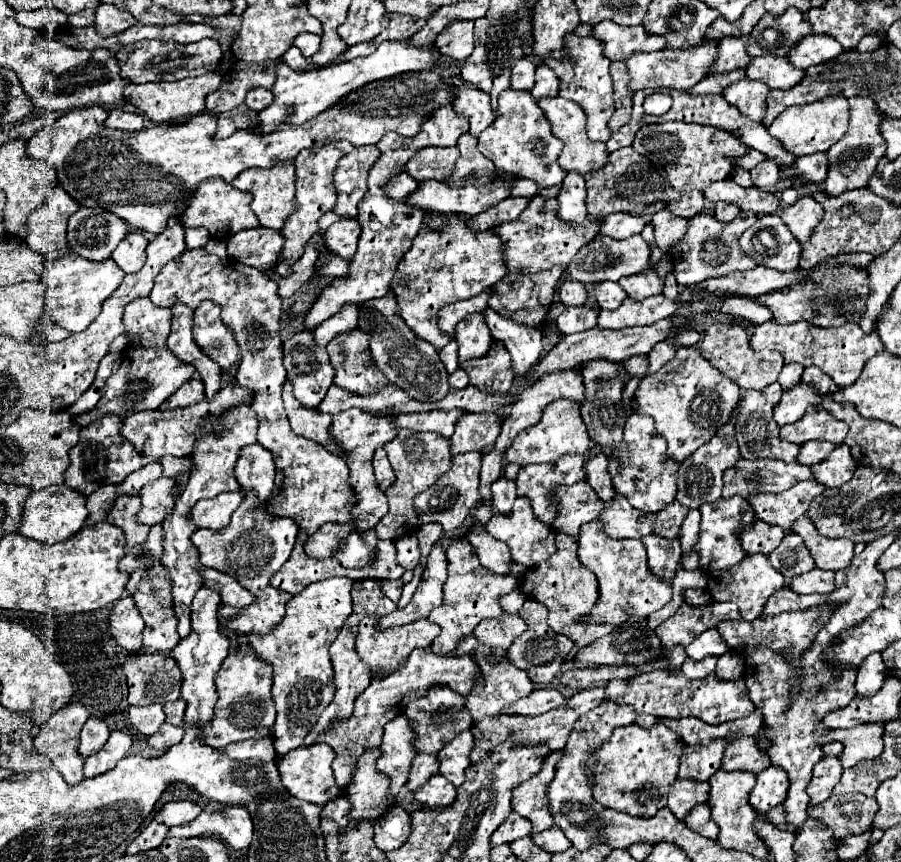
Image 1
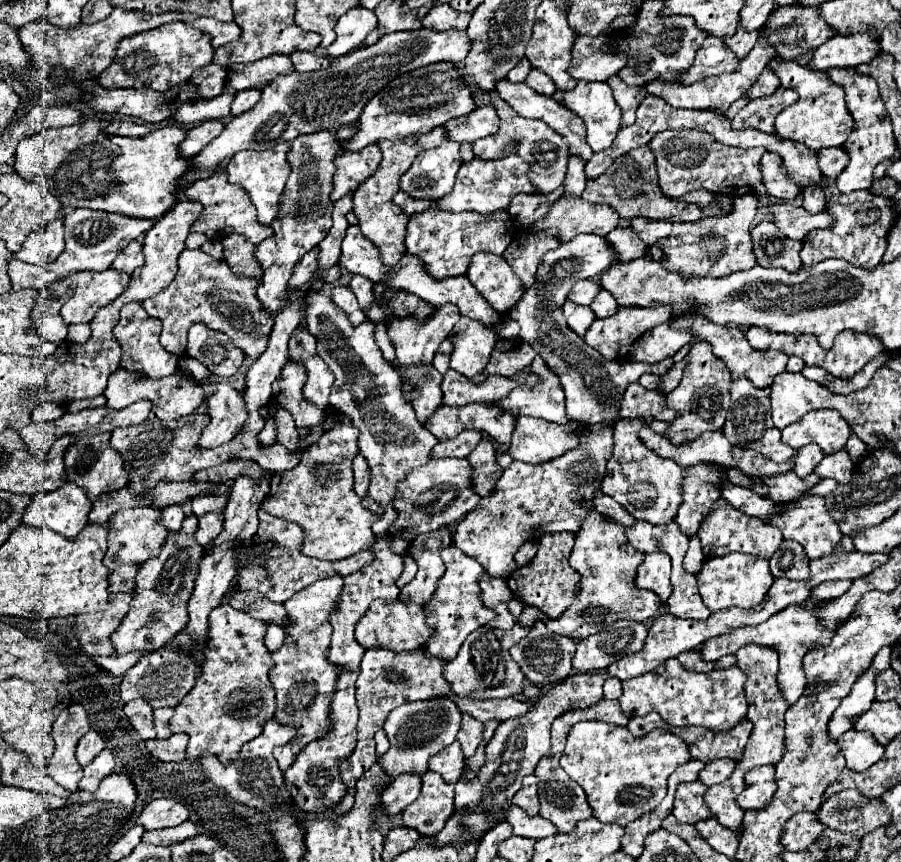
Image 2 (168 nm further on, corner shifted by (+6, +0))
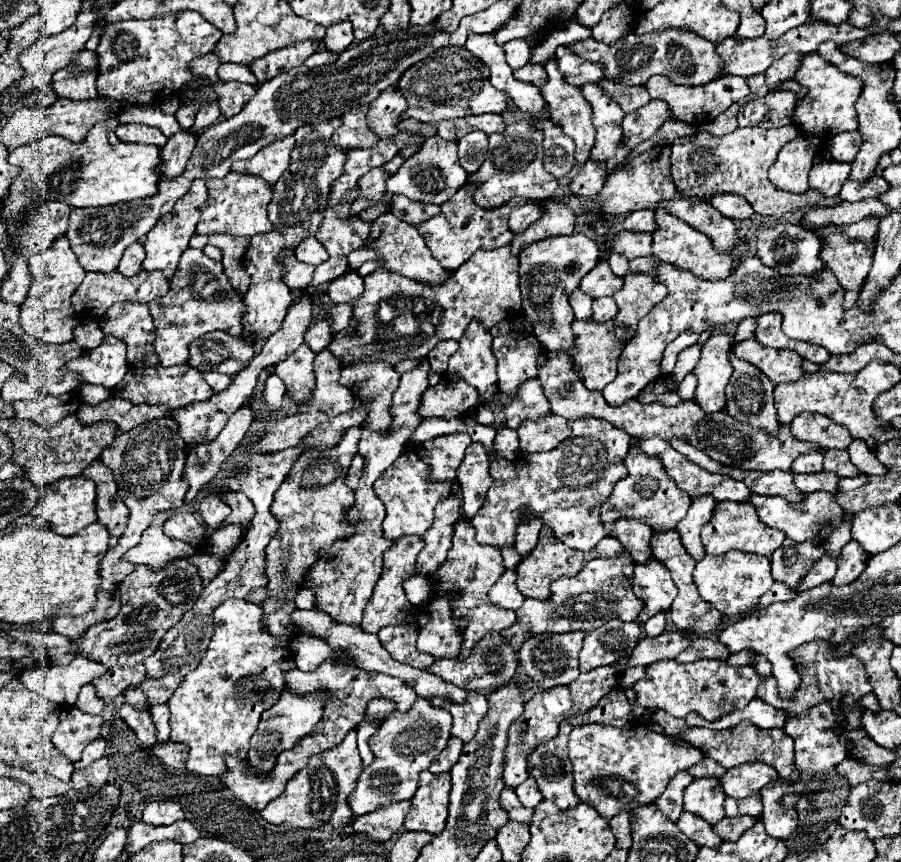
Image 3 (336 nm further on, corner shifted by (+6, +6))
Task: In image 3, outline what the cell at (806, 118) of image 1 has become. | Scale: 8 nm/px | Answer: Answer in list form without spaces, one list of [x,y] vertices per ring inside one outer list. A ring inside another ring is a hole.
[[[812,52],[804,56],[804,62],[800,64],[800,70],[794,76],[796,82],[800,82],[800,86],[808,88],[808,96],[804,98],[804,102],[800,102],[796,106],[794,112],[794,124],[800,126],[804,132],[812,132],[820,138],[830,138],[836,136],[840,132],[850,132],[858,128],[858,116],[856,116],[856,100],[864,88],[864,82],[856,76],[850,76],[846,72],[840,72],[836,66],[832,66],[830,62],[826,62],[820,54]]]

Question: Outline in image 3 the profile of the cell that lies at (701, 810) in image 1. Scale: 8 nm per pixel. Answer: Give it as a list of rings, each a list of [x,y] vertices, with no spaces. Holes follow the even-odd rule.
[[[722,818],[718,824],[714,824],[716,834],[724,842],[736,842],[748,828],[756,824],[758,818]]]

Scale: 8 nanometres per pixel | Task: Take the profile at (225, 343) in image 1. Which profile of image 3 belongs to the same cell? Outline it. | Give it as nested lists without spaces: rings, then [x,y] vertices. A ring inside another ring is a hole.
[[[218,330],[208,332],[190,344],[190,356],[186,364],[202,372],[234,376],[244,370],[244,366],[248,366],[252,356],[252,344],[246,344],[242,338]]]

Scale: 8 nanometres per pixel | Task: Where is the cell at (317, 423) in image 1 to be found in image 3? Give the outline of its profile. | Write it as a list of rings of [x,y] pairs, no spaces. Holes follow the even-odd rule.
[[[302,344],[296,348],[292,356],[288,356],[280,366],[276,366],[276,374],[286,382],[288,394],[294,402],[306,402],[312,396],[314,390],[314,372],[312,372],[312,362],[314,362],[314,352]]]

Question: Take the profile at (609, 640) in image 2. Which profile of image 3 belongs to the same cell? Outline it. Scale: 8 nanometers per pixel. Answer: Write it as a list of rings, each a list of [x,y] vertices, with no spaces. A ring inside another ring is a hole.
[[[610,620],[602,628],[586,632],[580,652],[580,670],[590,672],[600,666],[616,664],[630,658],[640,640],[640,624]]]

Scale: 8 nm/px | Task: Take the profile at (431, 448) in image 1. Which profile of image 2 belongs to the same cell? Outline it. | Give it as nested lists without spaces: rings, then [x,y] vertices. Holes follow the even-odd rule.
[[[312,294],[312,296],[308,296],[306,324],[308,324],[308,330],[316,336],[318,356],[328,364],[328,368],[336,376],[336,380],[332,384],[330,404],[334,408],[338,408],[342,414],[348,414],[352,424],[356,424],[356,428],[360,430],[360,438],[358,438],[360,454],[368,460],[368,466],[372,466],[372,484],[370,484],[368,496],[376,504],[380,504],[382,510],[384,510],[384,514],[374,522],[372,532],[376,536],[388,534],[390,526],[396,522],[396,508],[394,508],[392,502],[396,498],[398,484],[406,478],[406,474],[410,470],[414,470],[414,468],[426,464],[428,460],[432,460],[432,448],[438,444],[438,440],[436,440],[434,434],[430,434],[418,422],[412,404],[406,402],[406,398],[402,394],[402,388],[400,388],[402,380],[400,380],[398,372],[382,358],[382,352],[378,350],[378,346],[374,342],[374,324],[370,320],[364,320],[360,326],[352,326],[350,320],[344,316],[344,312],[340,312],[340,308],[336,308],[336,304],[332,304],[330,298],[326,298],[322,294]]]

